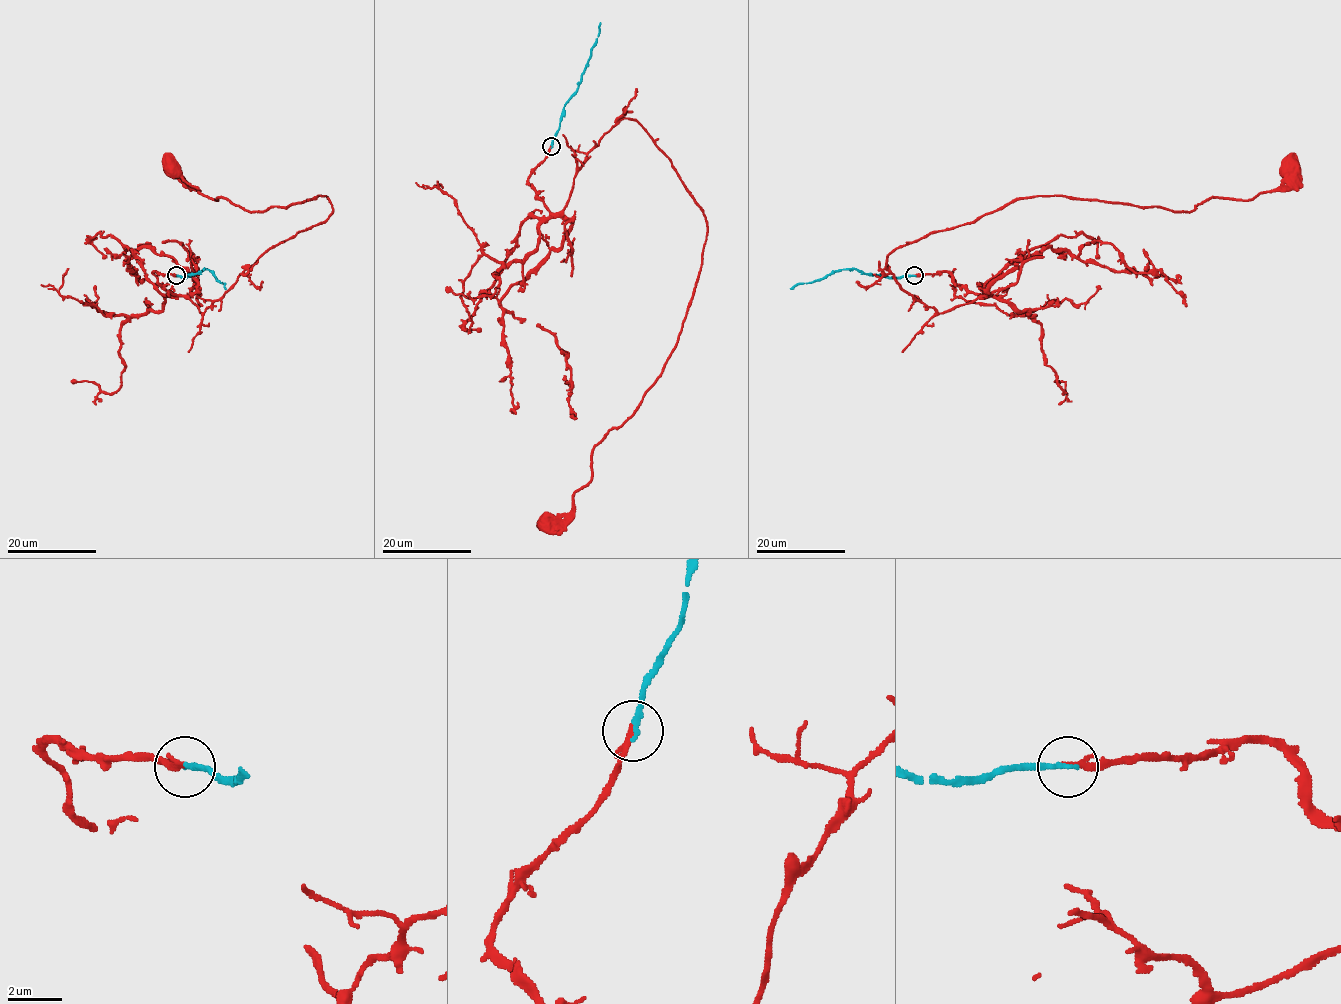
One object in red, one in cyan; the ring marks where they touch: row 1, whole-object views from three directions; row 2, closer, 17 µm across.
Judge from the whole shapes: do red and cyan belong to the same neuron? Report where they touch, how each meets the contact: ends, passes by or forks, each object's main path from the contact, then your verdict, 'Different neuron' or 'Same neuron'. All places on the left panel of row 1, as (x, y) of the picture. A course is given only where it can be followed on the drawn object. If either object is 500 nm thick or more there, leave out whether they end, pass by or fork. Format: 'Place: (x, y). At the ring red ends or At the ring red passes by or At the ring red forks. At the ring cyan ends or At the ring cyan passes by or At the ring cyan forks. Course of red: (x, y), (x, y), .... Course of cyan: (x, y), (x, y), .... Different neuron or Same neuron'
Place: (176, 275). At the ring red ends. At the ring cyan ends. Course of red: (176, 275), (154, 272), (202, 313), (269, 248), (322, 223), (332, 206), (319, 195), (247, 212), (173, 172). Course of cyan: (176, 275), (185, 277), (205, 268), (225, 289). Same neuron

